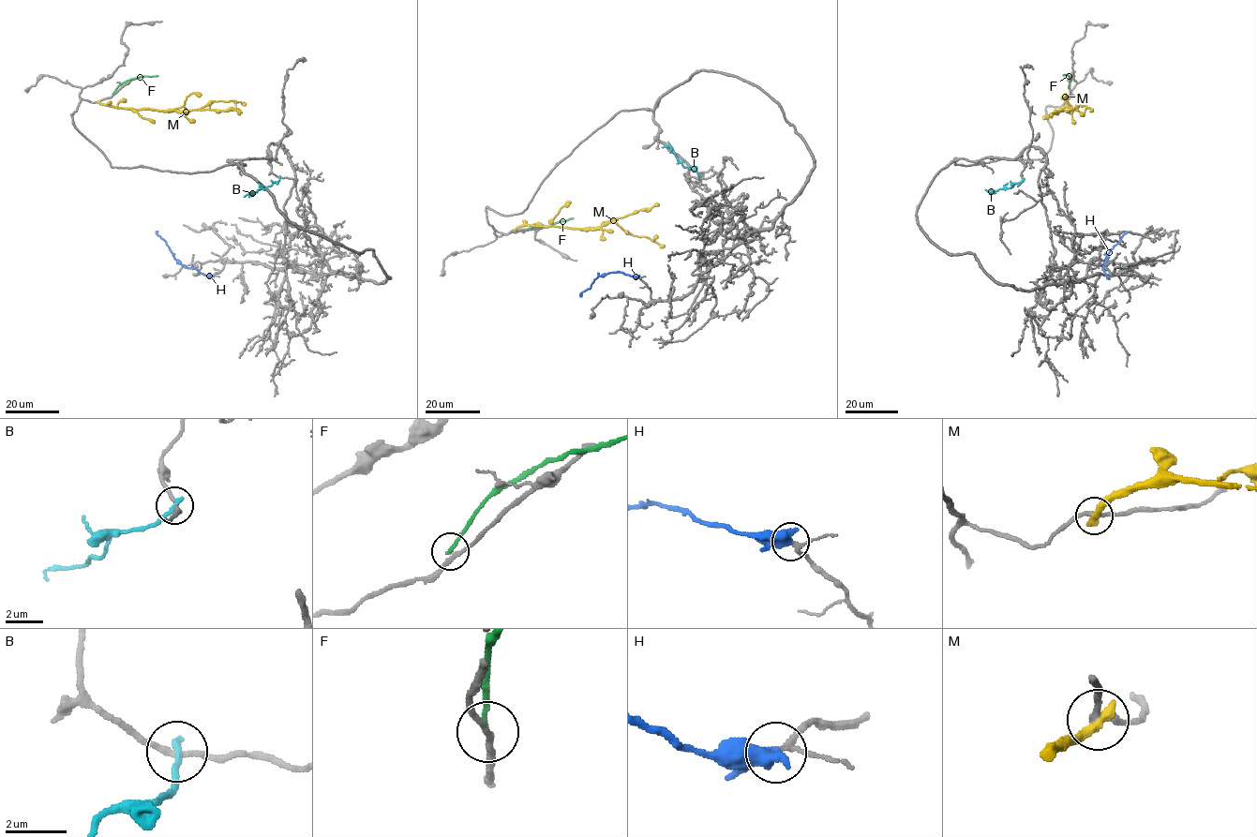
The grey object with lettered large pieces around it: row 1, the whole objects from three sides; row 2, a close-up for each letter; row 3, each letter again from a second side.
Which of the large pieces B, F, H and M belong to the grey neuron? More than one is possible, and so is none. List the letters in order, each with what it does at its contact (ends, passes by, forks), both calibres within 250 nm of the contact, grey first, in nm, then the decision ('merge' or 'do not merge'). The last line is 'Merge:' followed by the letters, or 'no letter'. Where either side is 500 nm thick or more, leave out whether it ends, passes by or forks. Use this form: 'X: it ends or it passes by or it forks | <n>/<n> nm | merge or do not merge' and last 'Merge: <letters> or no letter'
B: it ends | 160/260 nm | do not merge
F: it ends | 220/180 nm | do not merge
H: 150/650 nm | merge
M: it ends | 220/440 nm | do not merge
Merge: H

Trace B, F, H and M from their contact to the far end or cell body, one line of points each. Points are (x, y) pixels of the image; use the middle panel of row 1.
B: (698, 178), (695, 171), (684, 167), (671, 148), (662, 147)
F: (528, 228), (541, 228), (573, 217)
H: (638, 276), (621, 272), (608, 272), (596, 278), (580, 296)
M: (515, 230), (527, 225), (597, 229), (615, 222), (633, 235), (647, 236), (664, 246)

